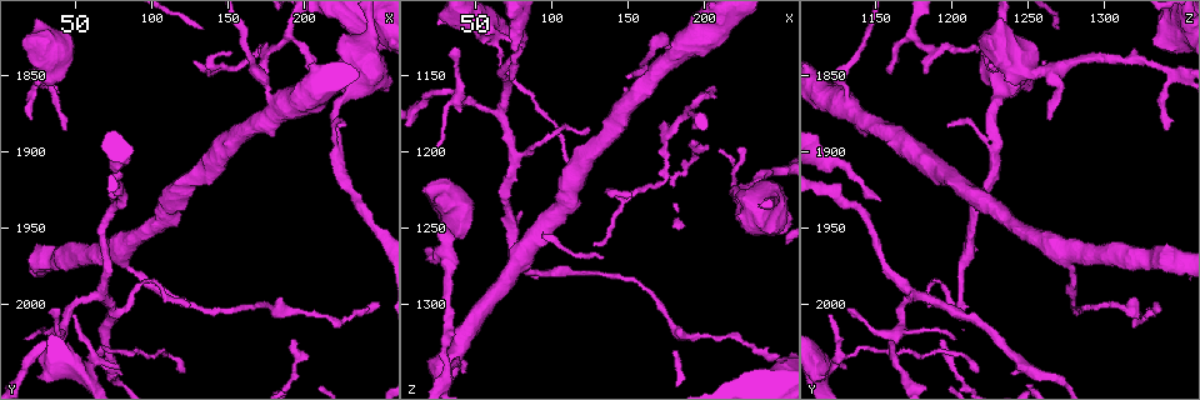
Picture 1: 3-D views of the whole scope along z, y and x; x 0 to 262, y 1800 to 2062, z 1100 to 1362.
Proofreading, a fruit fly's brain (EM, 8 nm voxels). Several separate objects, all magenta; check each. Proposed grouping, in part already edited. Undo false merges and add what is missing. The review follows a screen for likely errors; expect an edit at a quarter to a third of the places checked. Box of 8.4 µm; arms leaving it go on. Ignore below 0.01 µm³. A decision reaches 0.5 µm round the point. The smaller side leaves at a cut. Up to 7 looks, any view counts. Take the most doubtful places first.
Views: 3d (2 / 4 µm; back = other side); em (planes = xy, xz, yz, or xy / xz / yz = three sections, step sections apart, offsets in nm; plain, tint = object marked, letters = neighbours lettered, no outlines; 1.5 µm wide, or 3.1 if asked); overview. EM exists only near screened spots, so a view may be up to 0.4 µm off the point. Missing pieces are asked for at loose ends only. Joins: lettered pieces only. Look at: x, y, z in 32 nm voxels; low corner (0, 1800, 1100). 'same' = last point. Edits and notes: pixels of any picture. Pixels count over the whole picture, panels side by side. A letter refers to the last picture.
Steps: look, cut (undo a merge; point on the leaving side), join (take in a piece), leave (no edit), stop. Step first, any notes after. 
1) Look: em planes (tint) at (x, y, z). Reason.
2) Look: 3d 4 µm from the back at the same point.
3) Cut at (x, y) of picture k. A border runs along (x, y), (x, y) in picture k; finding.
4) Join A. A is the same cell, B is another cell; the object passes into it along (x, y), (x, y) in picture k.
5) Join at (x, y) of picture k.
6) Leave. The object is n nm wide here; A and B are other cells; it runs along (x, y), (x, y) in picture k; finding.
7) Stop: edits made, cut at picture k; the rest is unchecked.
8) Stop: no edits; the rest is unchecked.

Look: 3d 4 µm from the back at (80, 2042, 1128). Branch stops here.

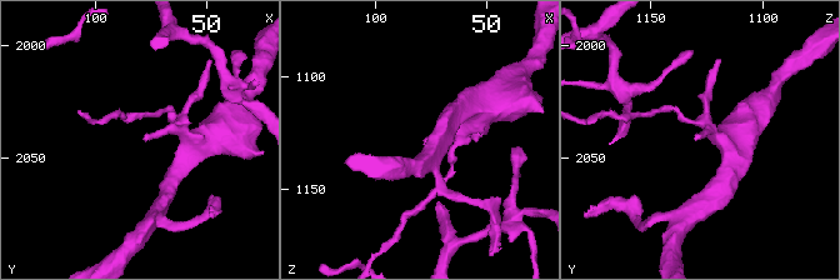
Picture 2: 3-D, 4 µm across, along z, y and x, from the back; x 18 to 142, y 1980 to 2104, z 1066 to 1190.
Look: em planes (letters) at (79, 2042, 1129).

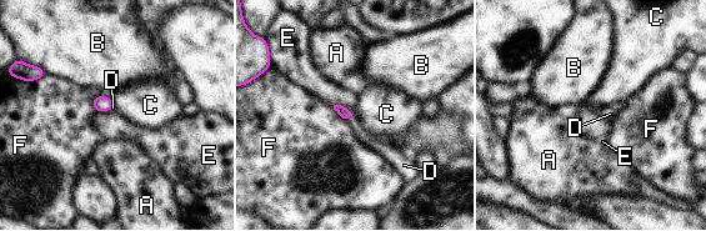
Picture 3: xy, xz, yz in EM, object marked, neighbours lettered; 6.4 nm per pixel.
Join D. D is the same cell, A, B, C, E and F are other cells; the object passes into it along (344, 113), (352, 115), (371, 142) in picture 3; it goes on there.

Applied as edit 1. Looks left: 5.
Look: 3d 2 µm at (224, 1884, 1196). An open end.

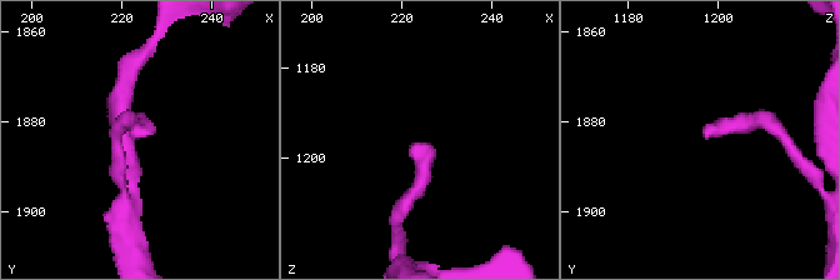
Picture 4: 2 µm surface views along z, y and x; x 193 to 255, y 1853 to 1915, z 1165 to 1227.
Look: em xy step 8 (tint) at (223, 1884, 1196). Shape alone is not enough.

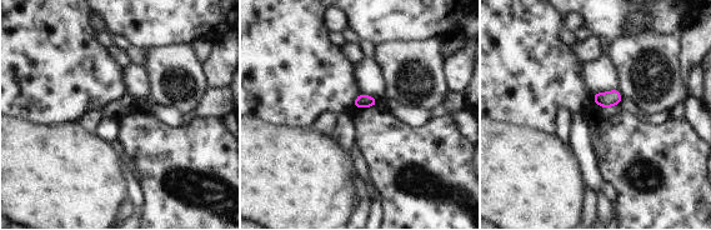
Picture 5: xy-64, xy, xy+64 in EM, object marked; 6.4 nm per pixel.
Look: em planes (letters) at the same point.

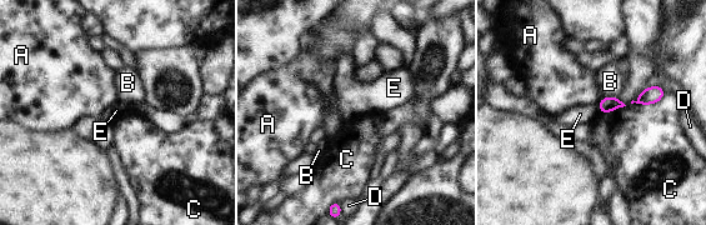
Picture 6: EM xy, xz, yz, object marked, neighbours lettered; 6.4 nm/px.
Leave. The longest contact is with C, 240 nm; A, B, C, D and E are other cells; a border runs along (666, 91), (652, 104), (631, 104) in picture 6; none of them fits.

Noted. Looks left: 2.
Look: 3d 2 µm from the back at (72, 2002, 1200).

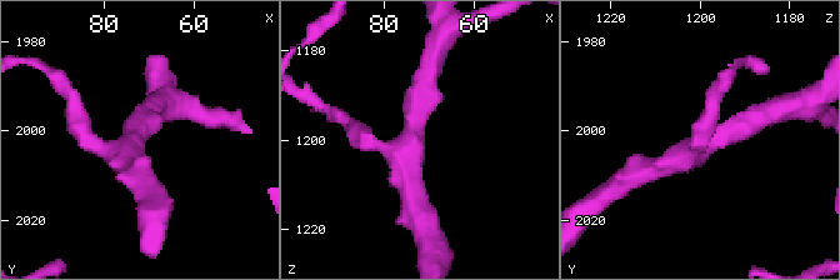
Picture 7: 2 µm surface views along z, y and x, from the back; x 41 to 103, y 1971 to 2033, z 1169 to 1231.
Look: em xy step 8 (letters) at (74, 2004, 1199). 3 arms meet here; now the EM.

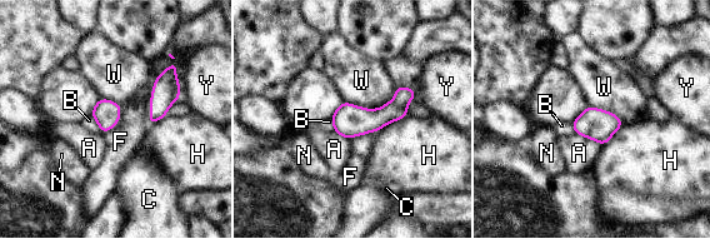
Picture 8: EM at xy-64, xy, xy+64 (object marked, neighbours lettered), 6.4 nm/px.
Leave. A, B, C, F, H, N, W and Y are other cells; a border runs along (158, 75), (153, 85), (148, 122) in picture 8; continuous, no second neuron.

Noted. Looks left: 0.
Stop: edits made, join at picture 3; the rest is unchecked.

